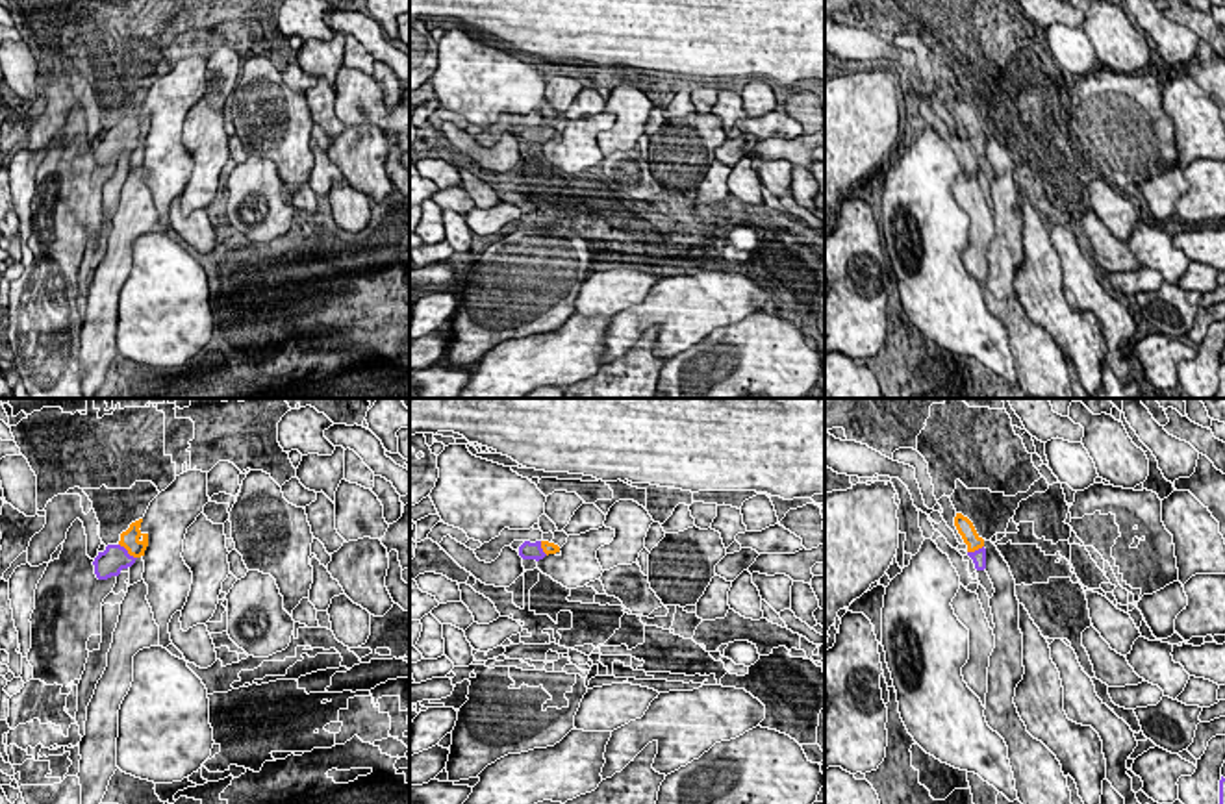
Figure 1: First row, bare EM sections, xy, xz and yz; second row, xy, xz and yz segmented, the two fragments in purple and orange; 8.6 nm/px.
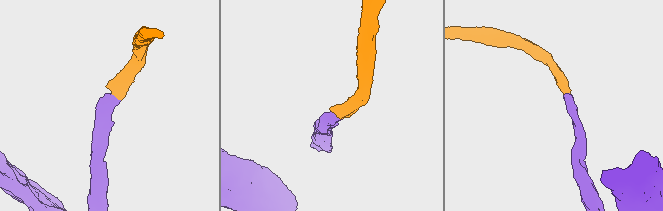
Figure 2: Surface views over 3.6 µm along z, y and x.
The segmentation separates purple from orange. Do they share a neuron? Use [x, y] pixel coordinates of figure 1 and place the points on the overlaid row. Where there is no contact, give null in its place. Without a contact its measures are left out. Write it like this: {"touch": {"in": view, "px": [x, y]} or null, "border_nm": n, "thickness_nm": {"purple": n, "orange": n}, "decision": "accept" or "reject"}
{"touch": {"in": "xy", "px": [126, 552]}, "border_nm": 200, "thickness_nm": {"purple": 240, "orange": 160}, "decision": "accept"}

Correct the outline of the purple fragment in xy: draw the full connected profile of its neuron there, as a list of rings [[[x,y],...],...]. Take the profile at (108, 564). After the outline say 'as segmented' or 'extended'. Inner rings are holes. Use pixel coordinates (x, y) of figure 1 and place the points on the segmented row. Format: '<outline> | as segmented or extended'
[[[143,519],[132,522],[130,528],[120,534],[117,545],[107,545],[104,552],[98,552],[93,561],[98,580],[119,576],[122,569],[132,567],[137,558],[145,556],[148,534],[139,530],[141,522]]] | extended

